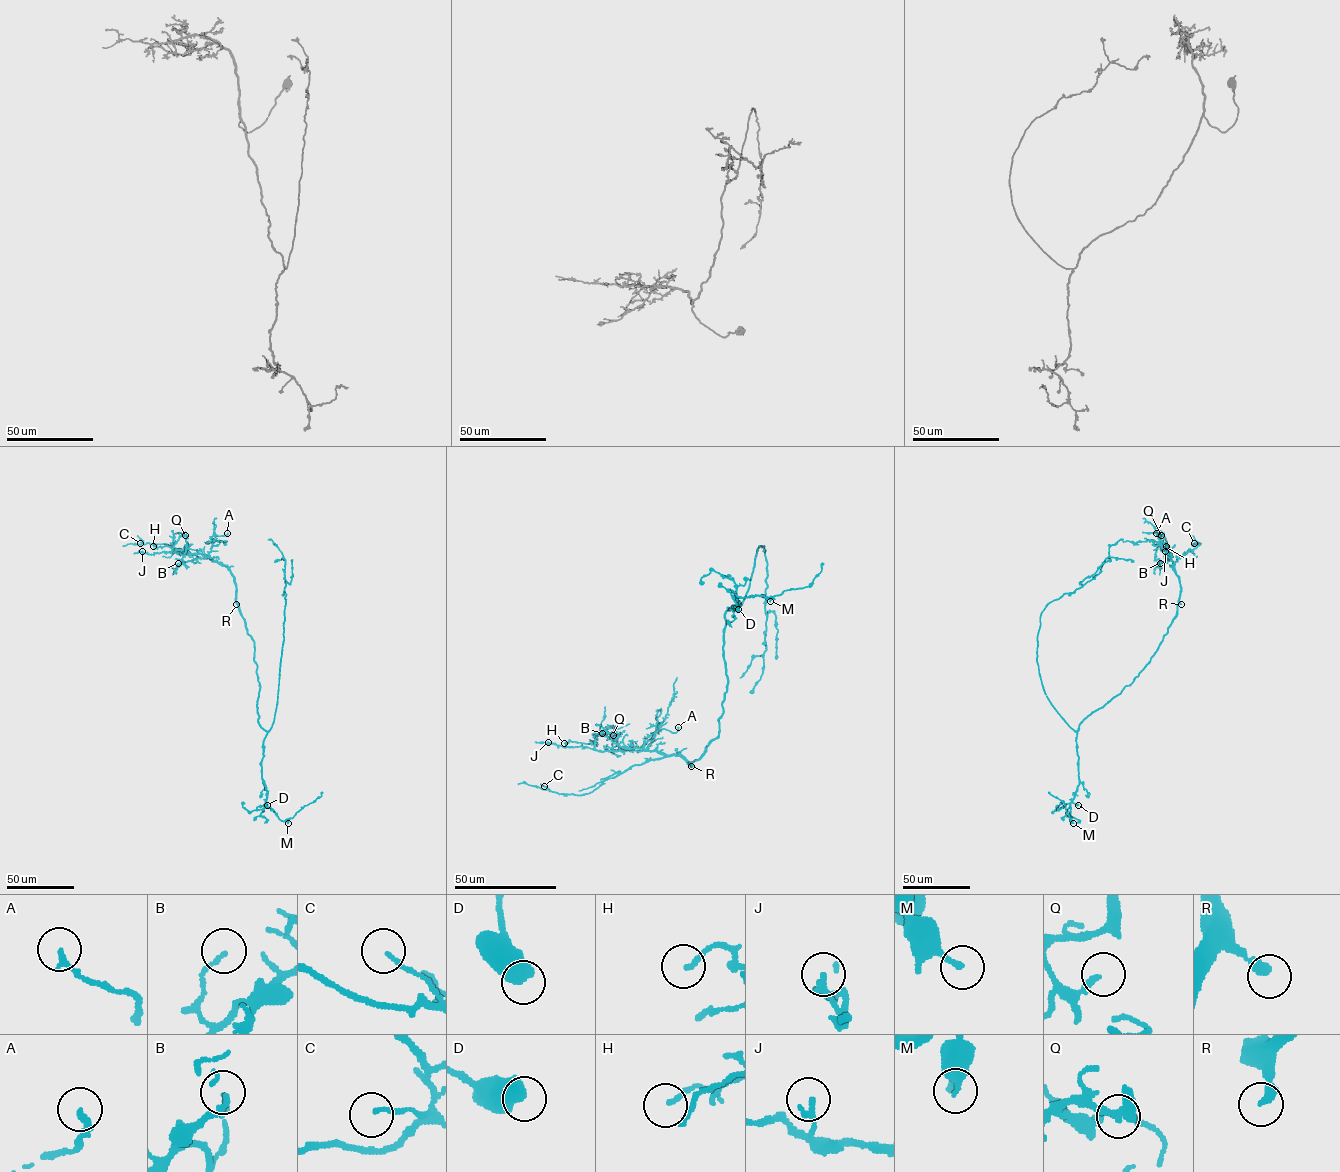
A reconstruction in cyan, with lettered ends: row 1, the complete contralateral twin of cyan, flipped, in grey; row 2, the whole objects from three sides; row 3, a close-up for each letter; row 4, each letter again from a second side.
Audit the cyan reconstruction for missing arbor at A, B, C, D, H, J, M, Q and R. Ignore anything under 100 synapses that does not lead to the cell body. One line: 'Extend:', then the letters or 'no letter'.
Extend: R

